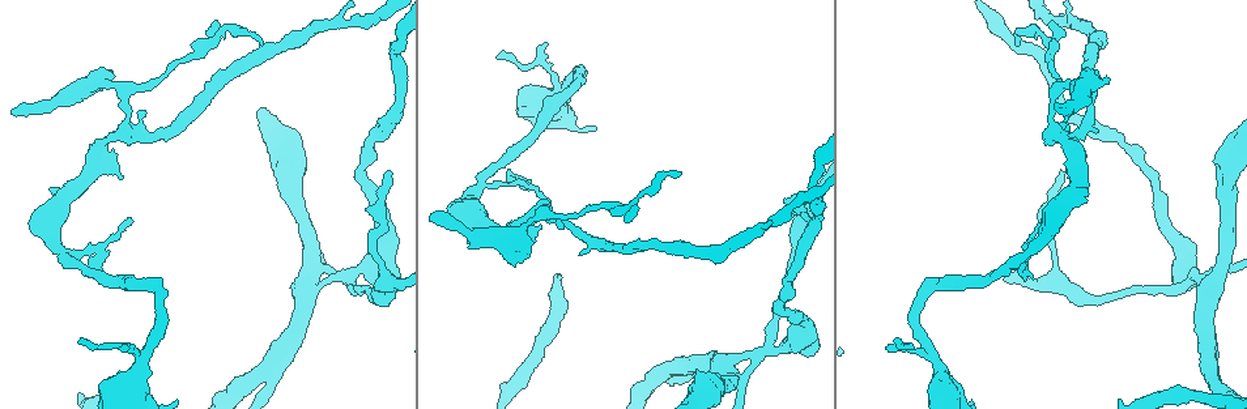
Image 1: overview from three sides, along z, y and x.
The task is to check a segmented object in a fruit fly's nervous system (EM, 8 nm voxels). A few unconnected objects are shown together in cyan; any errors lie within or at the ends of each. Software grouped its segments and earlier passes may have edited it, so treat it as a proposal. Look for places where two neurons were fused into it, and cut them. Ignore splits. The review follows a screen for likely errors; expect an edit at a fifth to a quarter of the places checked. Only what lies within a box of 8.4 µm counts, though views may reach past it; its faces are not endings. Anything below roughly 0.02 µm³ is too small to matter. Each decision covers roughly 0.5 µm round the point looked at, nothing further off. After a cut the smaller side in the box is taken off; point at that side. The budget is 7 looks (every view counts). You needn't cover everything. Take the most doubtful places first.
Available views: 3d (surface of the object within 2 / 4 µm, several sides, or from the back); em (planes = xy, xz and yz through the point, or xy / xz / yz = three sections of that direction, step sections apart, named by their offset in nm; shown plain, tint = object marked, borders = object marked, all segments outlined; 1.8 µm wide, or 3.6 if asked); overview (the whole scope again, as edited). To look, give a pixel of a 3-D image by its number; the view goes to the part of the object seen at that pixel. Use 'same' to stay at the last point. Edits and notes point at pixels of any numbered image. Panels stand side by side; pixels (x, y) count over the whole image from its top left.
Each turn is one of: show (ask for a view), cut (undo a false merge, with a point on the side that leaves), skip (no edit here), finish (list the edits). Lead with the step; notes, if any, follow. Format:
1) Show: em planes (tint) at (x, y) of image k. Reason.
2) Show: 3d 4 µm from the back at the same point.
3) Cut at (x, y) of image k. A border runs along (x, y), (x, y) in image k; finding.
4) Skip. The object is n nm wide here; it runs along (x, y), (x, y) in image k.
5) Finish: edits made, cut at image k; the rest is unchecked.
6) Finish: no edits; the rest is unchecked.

Show: em planes (tint) at (1058, 136) of image 1. Abrupt turn.

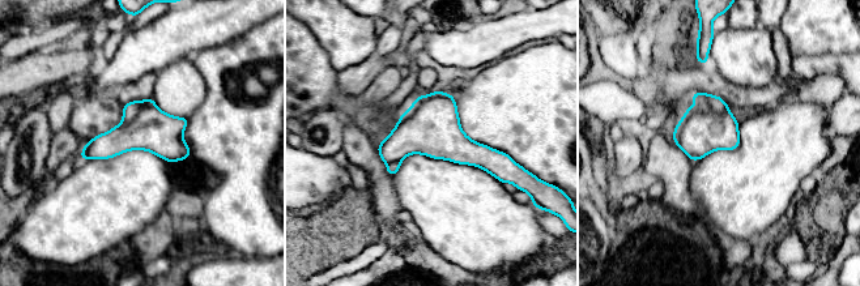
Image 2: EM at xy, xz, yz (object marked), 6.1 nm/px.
Cut at (130, 111) of image 2. A border runs along (154, 105), (122, 122) in image 2; two neurons meet here.

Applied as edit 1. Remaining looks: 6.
Show: 3d 4 µm from the back at (1194, 276) of image 1. Three arms meet.

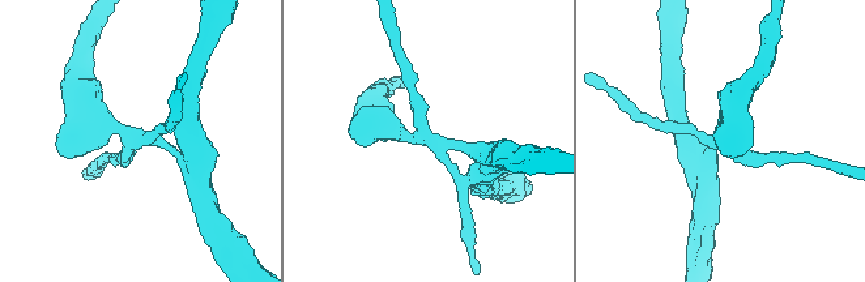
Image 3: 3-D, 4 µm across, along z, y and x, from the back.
Show: em 3.6 µm yz step 16 (tint) at (431, 139) of image 3. 3 arms meet here; the arms are 170, 220, 380 nm wide.

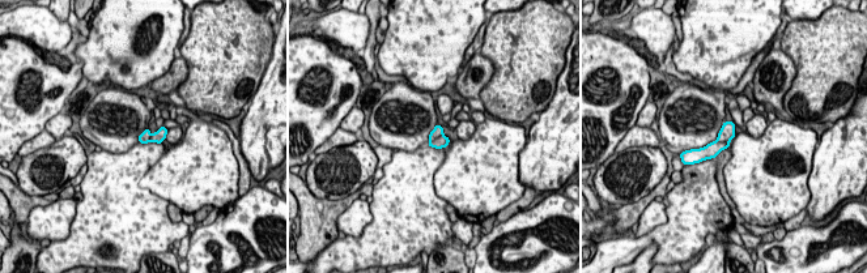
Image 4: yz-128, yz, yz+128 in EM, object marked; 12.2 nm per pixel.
Cut at (442, 141) of image 4. A second neuron is stuck on.

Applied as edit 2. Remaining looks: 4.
Show: overview.

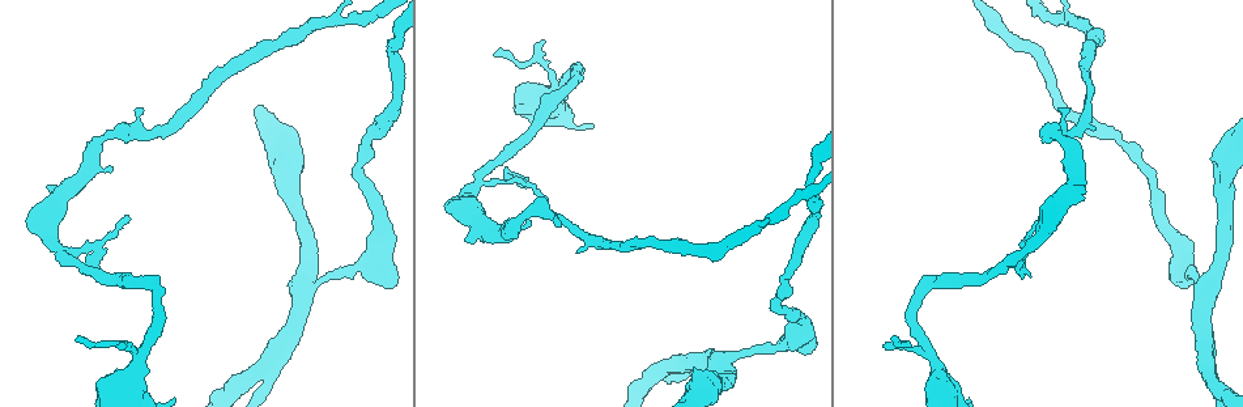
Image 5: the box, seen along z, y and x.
Show: em xz step 8 (tint) at (264, 366) of image 5. Three-way junction.

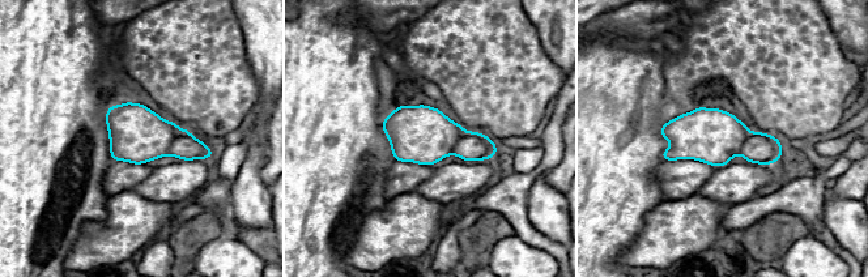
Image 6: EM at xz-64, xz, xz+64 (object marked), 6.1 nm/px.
Skip. The object is 340 nm wide here; all the same neuron.

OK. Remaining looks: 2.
Finish: edits made, cut at image 2, cut at image 4; the rest is unchecked.

